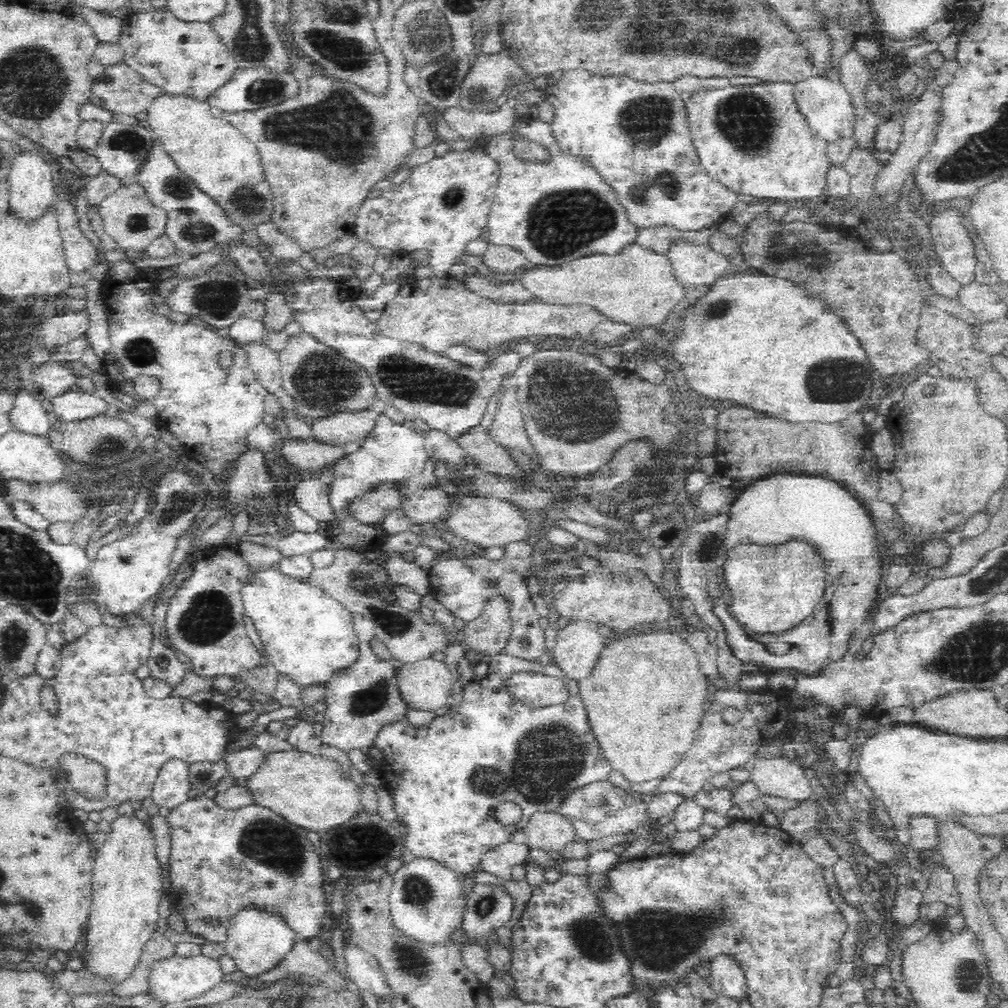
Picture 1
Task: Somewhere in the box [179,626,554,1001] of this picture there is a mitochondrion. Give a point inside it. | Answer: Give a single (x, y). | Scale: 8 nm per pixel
(267, 841)

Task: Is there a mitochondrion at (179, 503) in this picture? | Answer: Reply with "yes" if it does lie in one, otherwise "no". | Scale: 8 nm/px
yes

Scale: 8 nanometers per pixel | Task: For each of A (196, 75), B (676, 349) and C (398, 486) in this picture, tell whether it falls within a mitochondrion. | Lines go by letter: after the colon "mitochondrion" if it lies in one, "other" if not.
A: other
B: other
C: other

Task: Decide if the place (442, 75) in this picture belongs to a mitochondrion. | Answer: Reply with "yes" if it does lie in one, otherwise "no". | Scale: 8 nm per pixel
yes

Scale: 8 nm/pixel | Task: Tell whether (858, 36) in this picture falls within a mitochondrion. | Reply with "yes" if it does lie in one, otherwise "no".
no

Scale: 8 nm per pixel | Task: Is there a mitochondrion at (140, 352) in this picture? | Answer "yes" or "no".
yes

